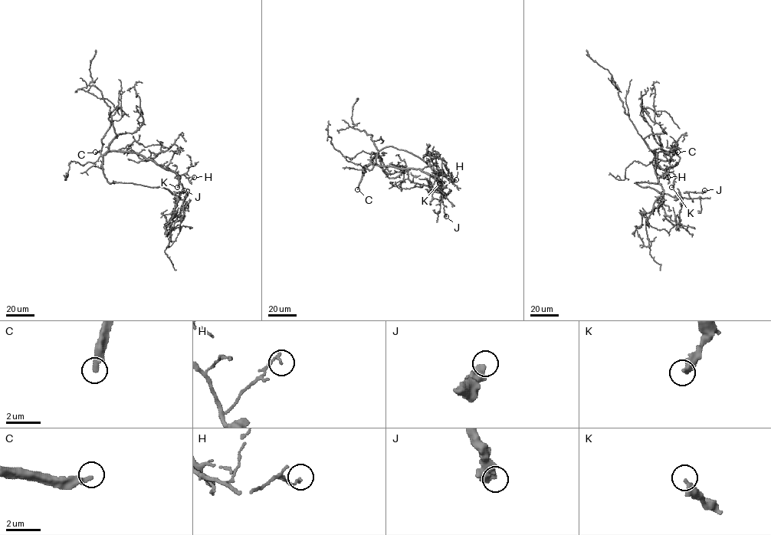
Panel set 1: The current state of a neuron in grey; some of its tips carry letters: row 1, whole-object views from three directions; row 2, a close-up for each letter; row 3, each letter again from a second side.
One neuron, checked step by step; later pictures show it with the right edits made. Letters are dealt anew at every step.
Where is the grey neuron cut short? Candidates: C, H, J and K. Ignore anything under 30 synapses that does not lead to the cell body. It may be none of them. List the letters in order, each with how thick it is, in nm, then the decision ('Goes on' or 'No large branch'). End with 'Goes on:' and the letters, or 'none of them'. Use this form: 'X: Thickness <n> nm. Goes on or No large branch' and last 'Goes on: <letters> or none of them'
C: Thickness 360 nm. Goes on
H: Thickness 150 nm. No large branch
J: Thickness 340 nm. No large branch
K: Thickness 360 nm. No large branch
Goes on: C

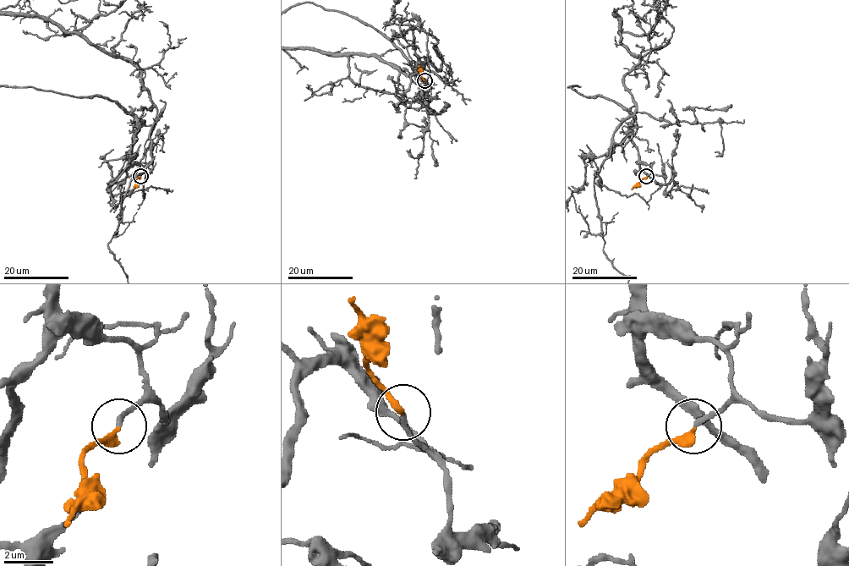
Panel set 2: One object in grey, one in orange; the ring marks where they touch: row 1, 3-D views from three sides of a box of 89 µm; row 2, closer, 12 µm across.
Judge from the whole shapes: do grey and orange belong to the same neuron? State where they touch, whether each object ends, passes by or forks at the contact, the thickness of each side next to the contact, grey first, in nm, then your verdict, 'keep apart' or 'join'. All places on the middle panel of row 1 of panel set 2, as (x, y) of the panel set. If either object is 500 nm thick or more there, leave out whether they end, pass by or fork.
at (424, 80); grey ends there; orange ends there; 200 nm thick on the grey side, 300 nm on the other; join

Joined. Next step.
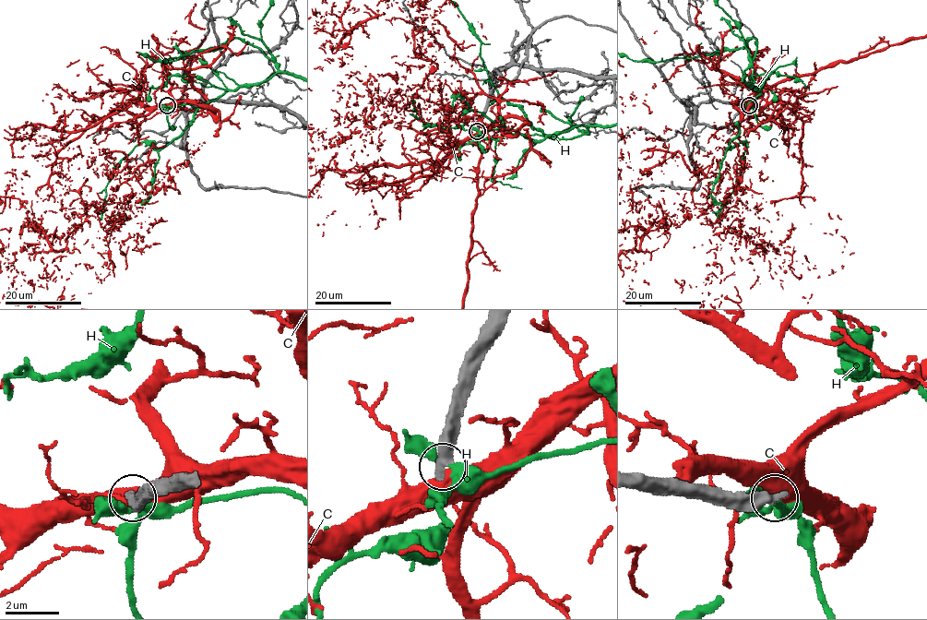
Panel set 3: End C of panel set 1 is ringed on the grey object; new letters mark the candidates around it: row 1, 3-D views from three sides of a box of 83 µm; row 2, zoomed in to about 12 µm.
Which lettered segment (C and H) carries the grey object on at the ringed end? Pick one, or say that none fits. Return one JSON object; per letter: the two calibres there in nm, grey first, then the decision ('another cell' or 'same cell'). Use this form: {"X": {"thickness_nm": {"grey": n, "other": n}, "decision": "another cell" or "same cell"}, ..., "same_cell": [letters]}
{"C": {"thickness_nm": {"grey": 460, "other": 750}, "decision": "another cell"}, "H": {"thickness_nm": {"grey": 550, "other": 260}, "decision": "another cell"}, "same_cell": []}

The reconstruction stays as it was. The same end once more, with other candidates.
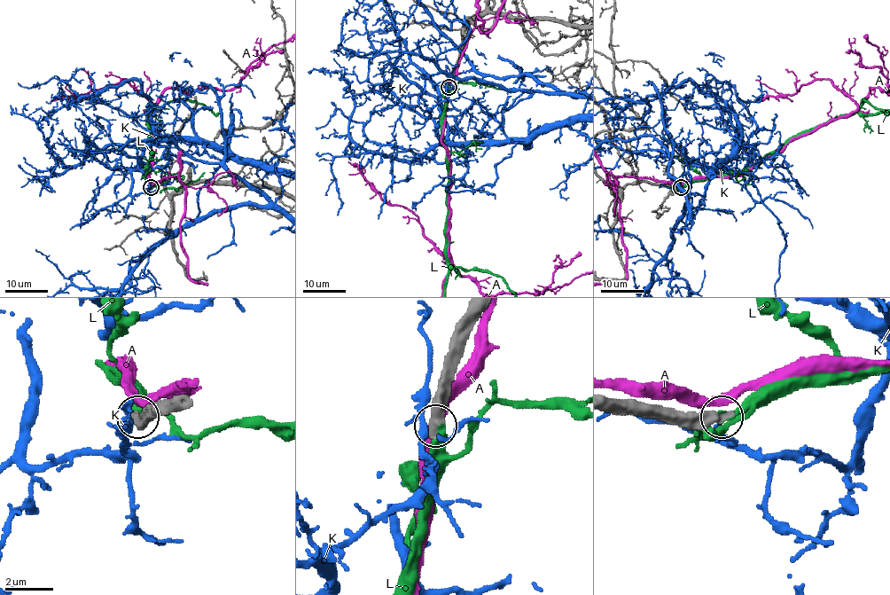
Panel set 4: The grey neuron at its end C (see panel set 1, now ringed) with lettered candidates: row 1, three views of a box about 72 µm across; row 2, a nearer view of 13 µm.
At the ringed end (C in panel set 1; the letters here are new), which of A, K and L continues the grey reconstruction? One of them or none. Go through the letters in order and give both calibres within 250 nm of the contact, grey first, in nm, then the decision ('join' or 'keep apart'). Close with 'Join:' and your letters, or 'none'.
A: 440 nm thick on the grey side, 340 nm on the other; keep apart
K: 440 nm thick on the grey side, 240 nm on the other; keep apart
L: 500 nm thick on the grey side, 380 nm on the other; join
Join: L

